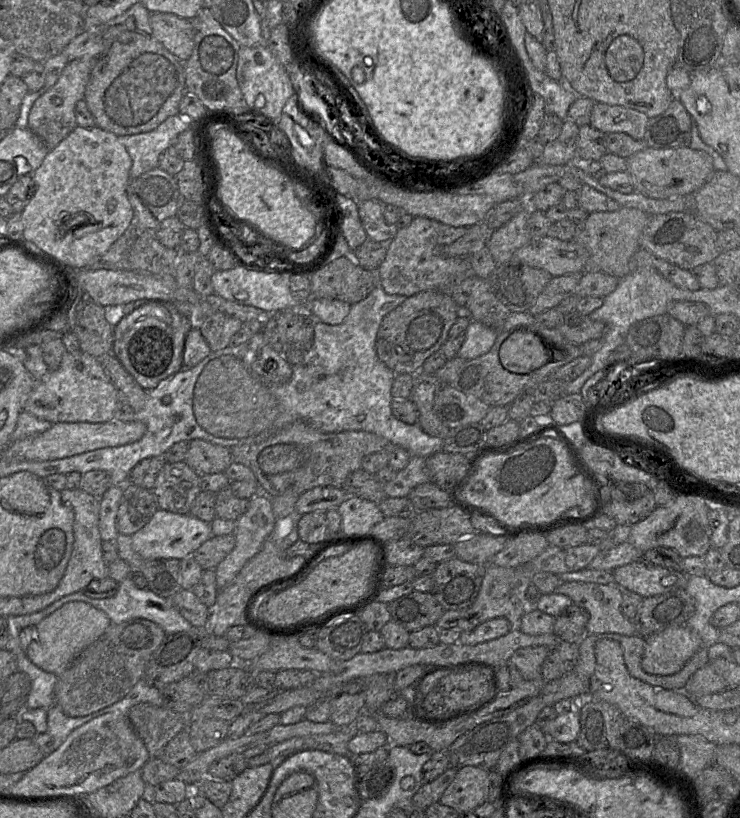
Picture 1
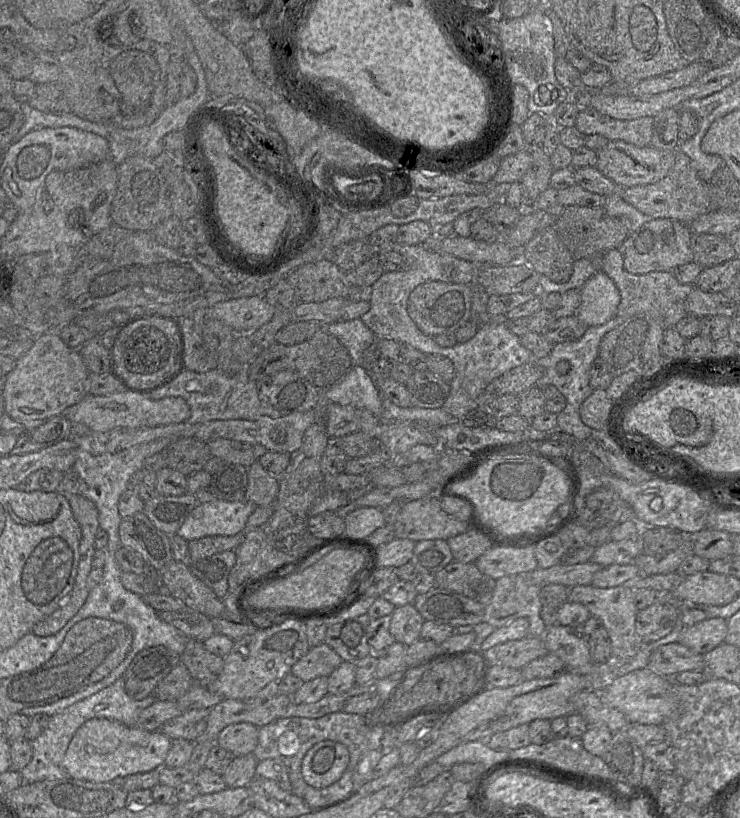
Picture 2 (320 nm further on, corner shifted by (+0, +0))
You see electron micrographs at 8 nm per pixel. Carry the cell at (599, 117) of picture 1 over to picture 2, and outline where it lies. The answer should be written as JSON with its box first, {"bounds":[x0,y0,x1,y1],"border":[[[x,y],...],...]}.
{"bounds":[575,107,653,147],"border":[[[580,107],[575,127],[584,135],[601,135],[609,141],[624,141],[638,147],[649,146],[653,135],[653,117],[617,120],[591,107]]]}

